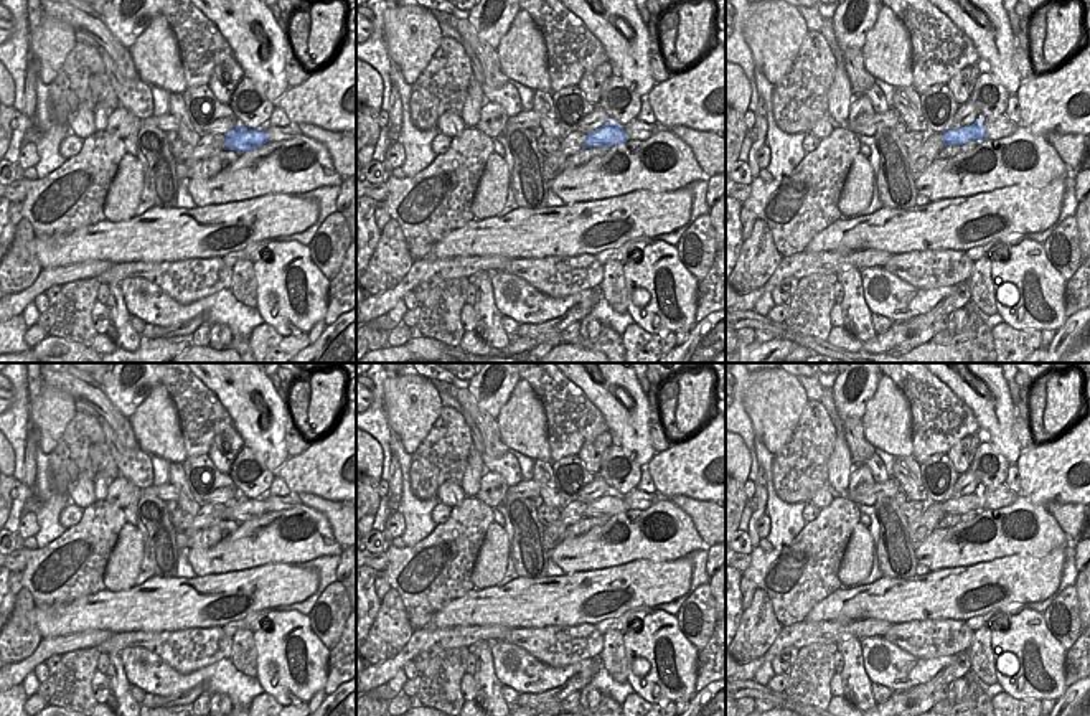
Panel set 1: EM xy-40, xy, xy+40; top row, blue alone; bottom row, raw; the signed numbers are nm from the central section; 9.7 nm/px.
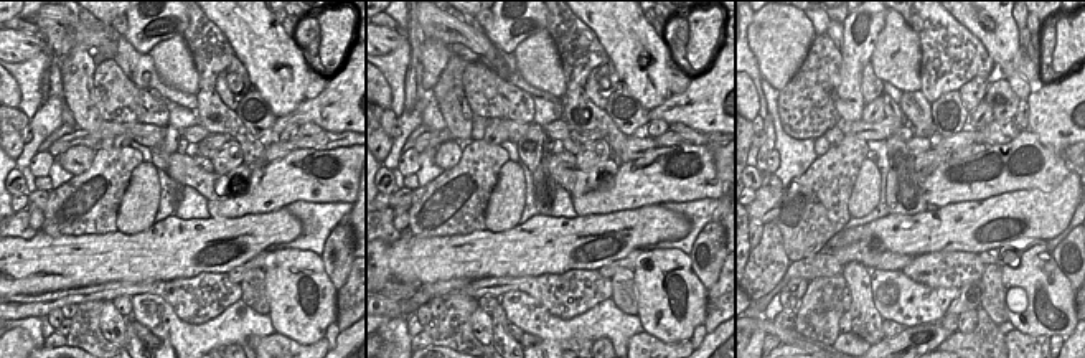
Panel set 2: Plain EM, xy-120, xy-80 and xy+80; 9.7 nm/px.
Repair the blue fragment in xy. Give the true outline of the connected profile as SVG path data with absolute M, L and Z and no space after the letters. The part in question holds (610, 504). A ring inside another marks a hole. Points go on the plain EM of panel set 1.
M608 490L605 495L587 505L582 518L600 516L600 515L612 518L613 515L623 511L627 511L627 503L623 497Z

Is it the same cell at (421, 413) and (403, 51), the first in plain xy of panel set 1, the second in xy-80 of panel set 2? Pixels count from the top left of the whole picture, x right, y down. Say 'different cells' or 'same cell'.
different cells

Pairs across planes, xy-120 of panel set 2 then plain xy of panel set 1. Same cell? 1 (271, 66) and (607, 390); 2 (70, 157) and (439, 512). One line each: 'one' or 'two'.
1: one
2: one

